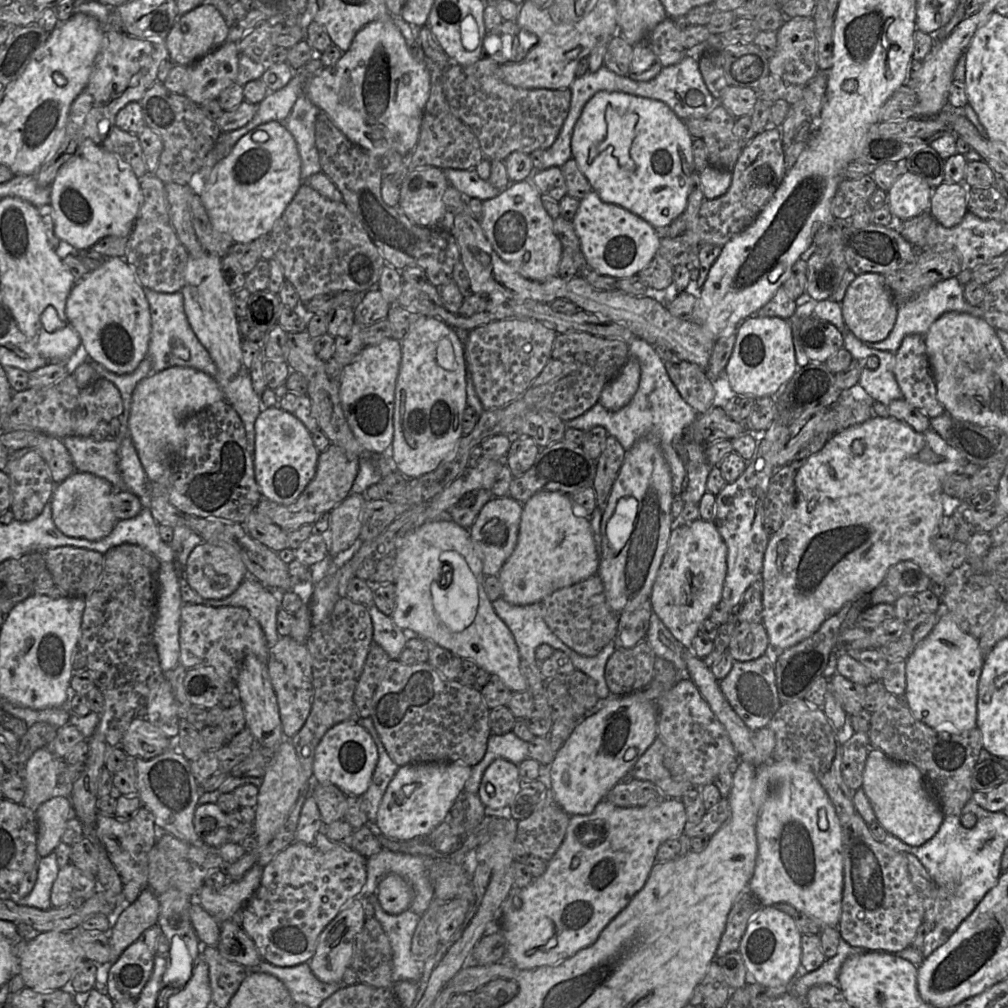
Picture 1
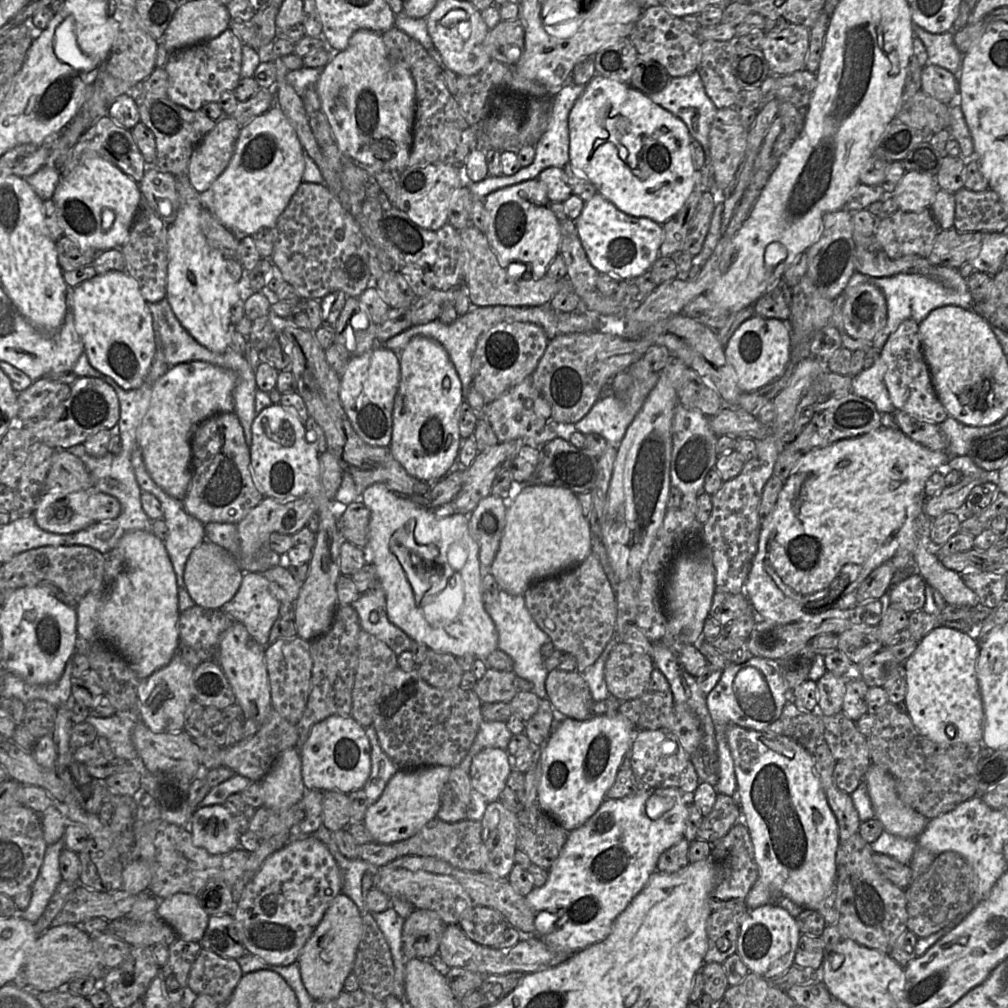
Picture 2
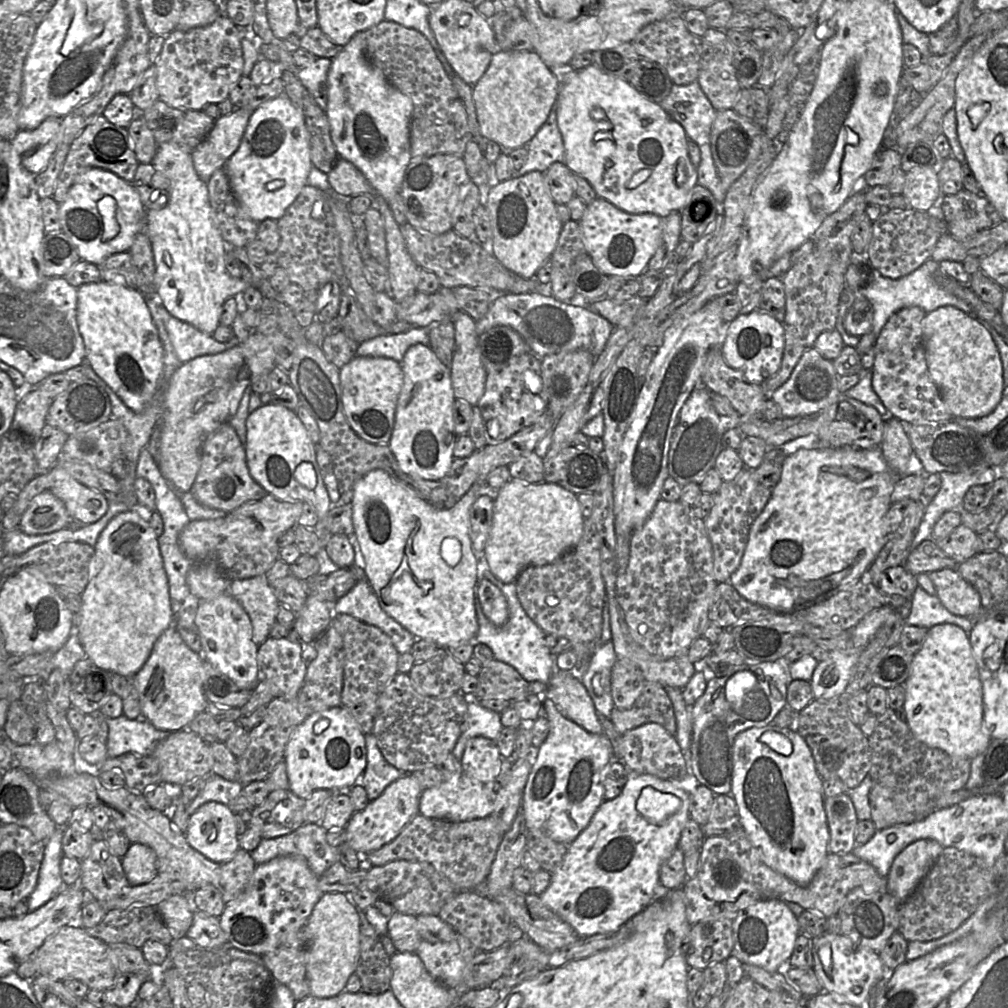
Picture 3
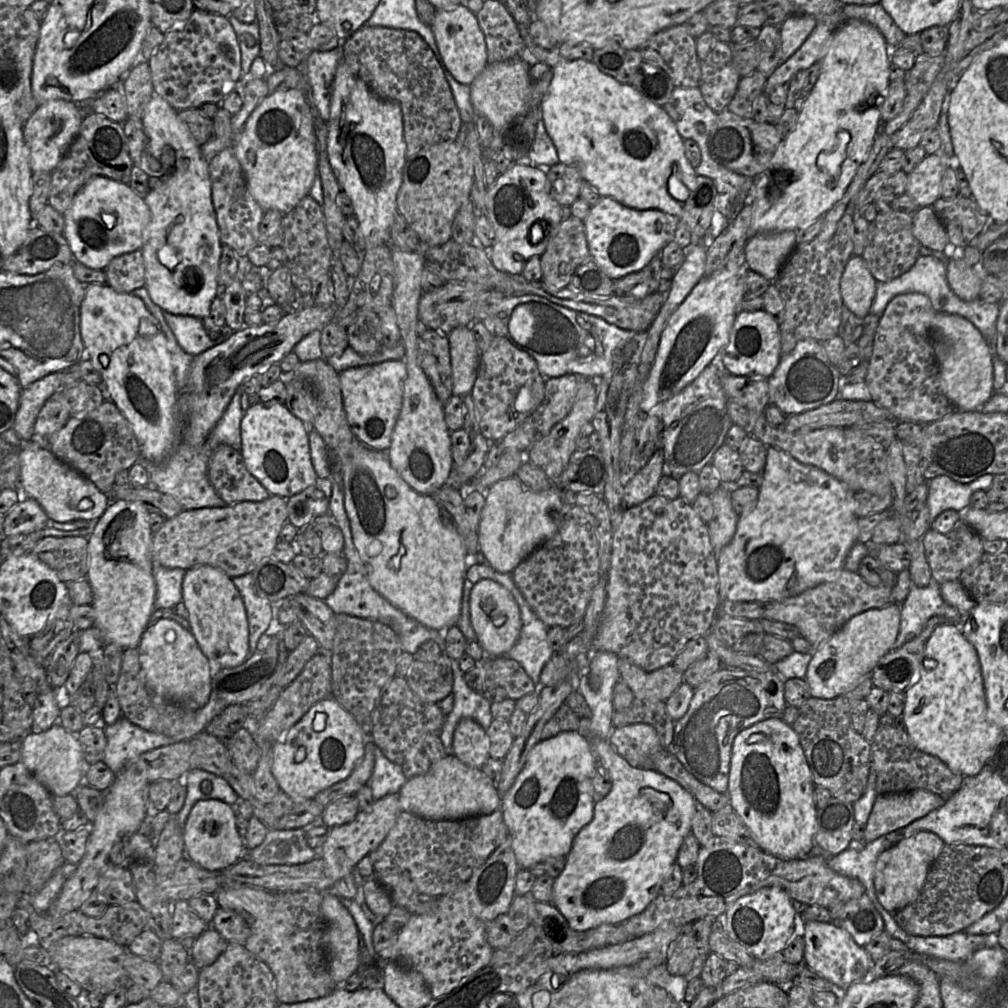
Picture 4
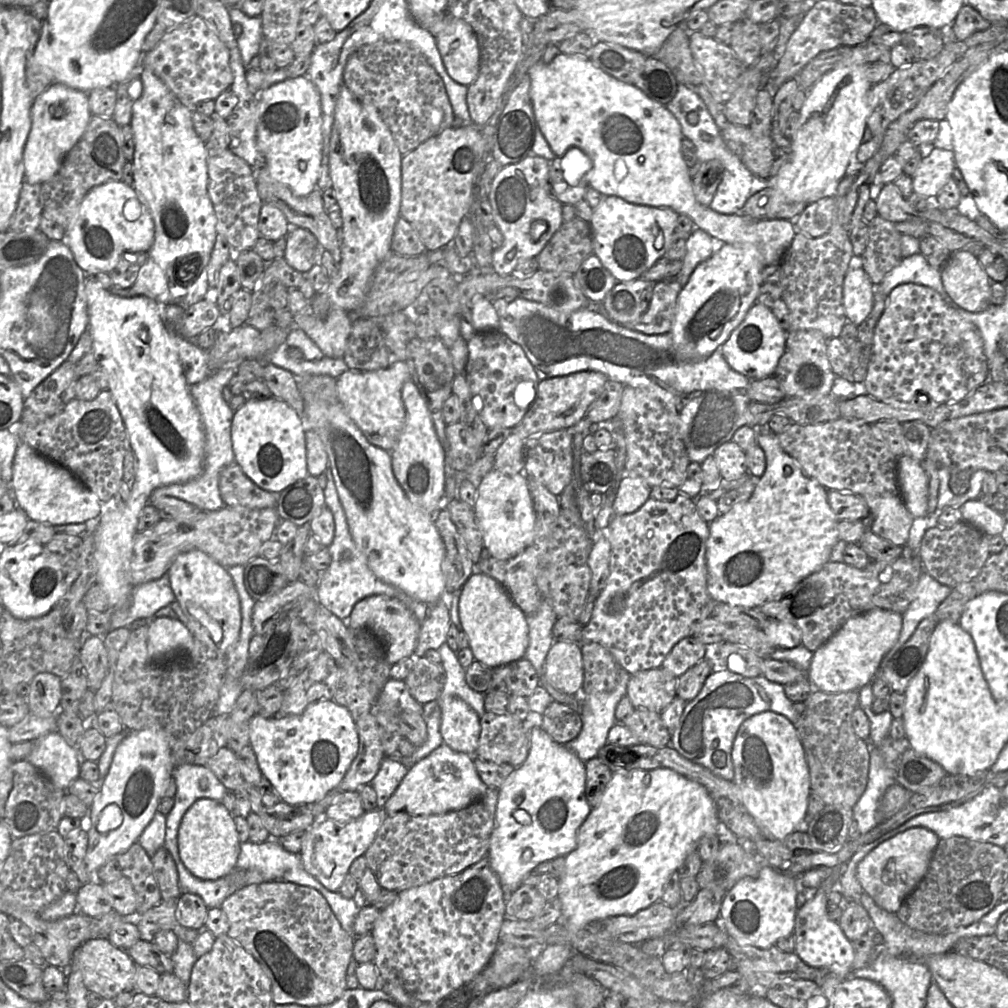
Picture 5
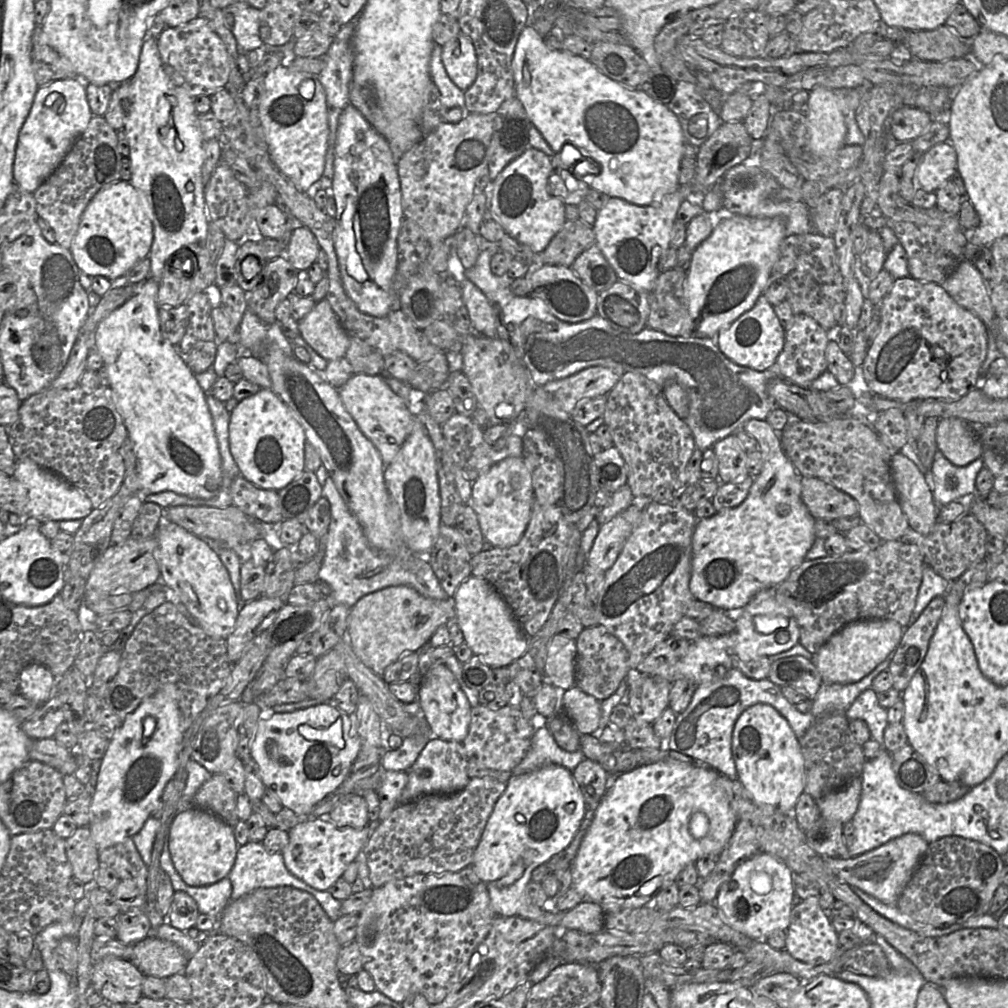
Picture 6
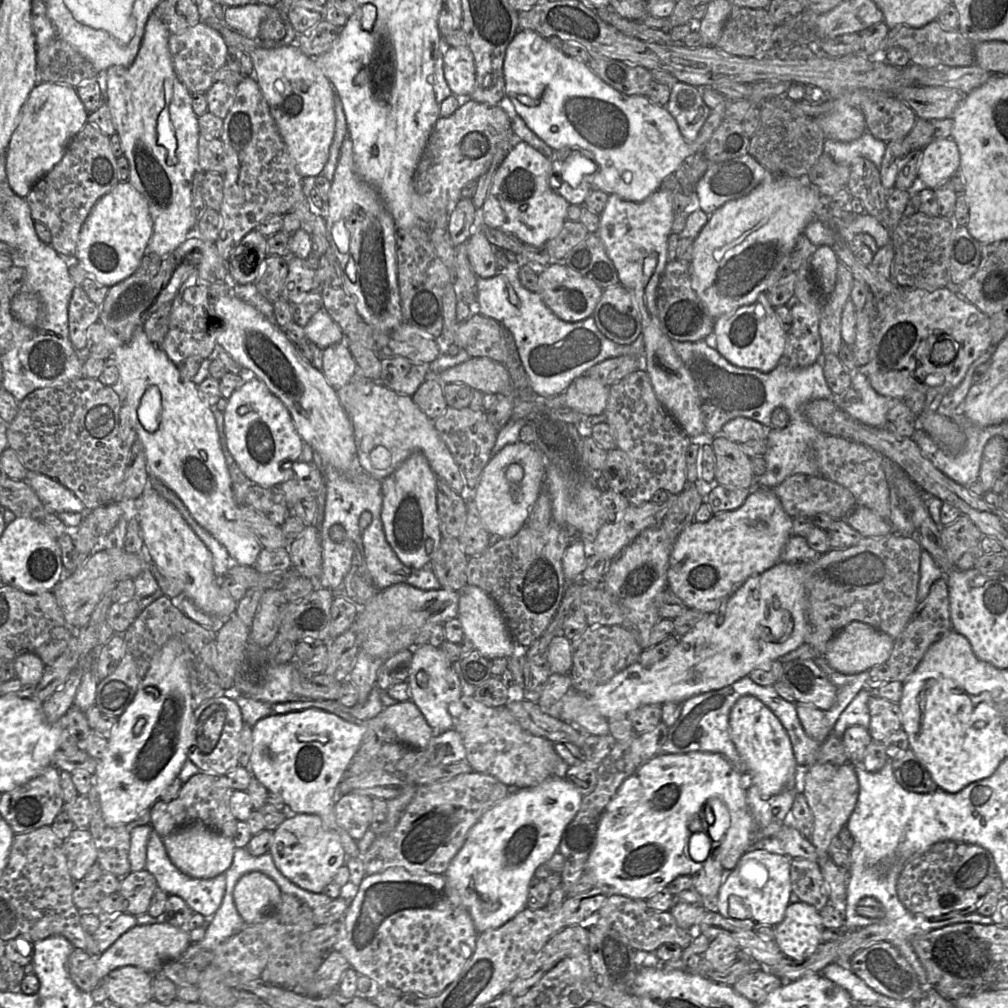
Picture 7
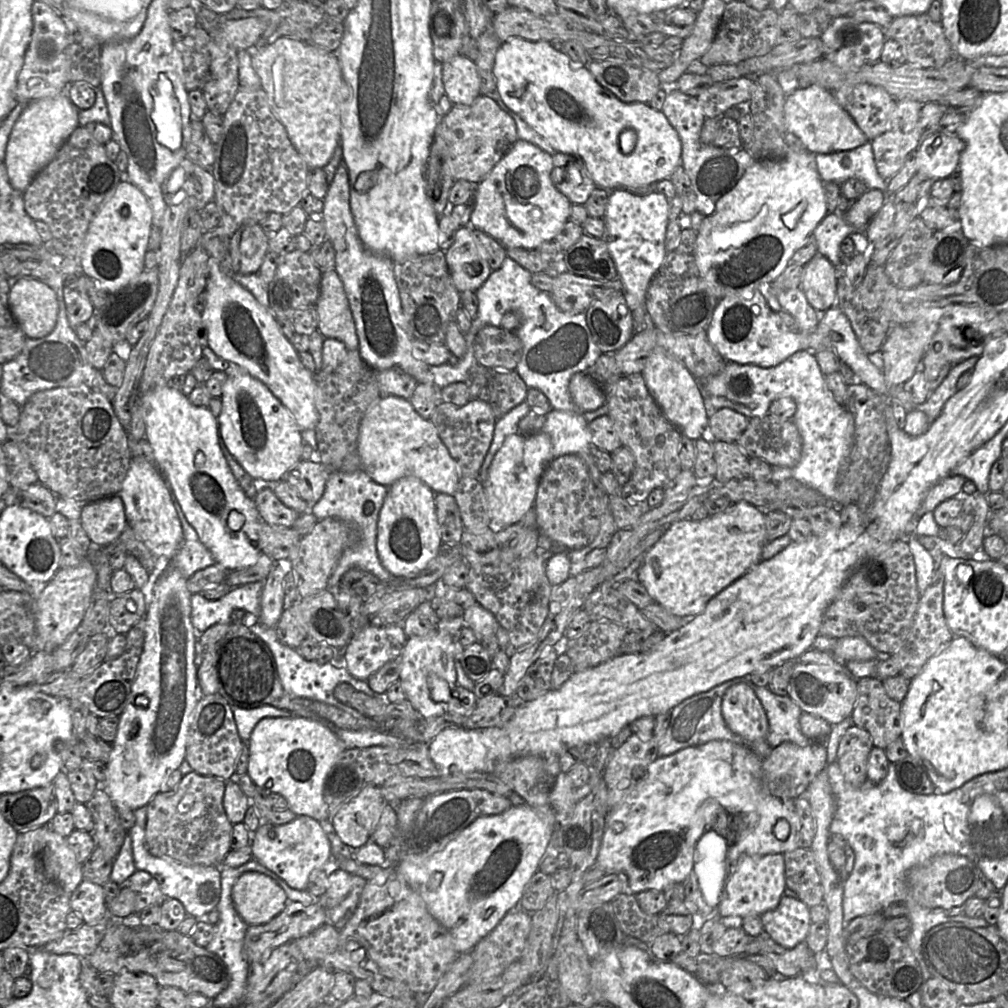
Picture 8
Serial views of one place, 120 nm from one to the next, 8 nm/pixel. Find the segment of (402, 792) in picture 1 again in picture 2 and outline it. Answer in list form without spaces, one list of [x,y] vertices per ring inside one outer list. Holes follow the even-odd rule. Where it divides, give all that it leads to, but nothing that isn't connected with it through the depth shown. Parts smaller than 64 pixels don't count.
[[[431,766],[400,769],[385,786],[380,798],[367,807],[363,825],[375,843],[391,844],[416,834],[428,821],[436,817],[441,806],[440,791],[448,782],[451,767]]]

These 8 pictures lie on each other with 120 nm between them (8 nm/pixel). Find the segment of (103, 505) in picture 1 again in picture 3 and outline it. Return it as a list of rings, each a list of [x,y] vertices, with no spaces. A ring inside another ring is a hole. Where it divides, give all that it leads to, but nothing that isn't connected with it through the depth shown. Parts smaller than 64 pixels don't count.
[[[46,490],[29,502],[18,529],[28,535],[48,534],[66,528],[71,520],[64,503]]]

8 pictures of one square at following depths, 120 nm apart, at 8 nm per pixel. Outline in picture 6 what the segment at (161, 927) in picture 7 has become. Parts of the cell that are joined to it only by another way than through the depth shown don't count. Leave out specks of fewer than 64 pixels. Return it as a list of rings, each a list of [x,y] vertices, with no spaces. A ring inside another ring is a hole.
[[[154,933],[132,944],[129,959],[145,976],[166,979],[184,972],[189,957],[174,943],[162,940]]]

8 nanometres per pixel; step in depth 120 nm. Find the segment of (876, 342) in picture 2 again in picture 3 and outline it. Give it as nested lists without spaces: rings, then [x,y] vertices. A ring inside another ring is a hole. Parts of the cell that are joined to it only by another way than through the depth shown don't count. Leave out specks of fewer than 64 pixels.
[[[929,258],[914,271],[898,279],[887,278],[878,271],[871,270],[869,282],[856,293],[857,295],[863,295],[872,304],[874,312],[872,330],[876,338],[891,315],[903,308],[916,306],[927,314],[942,306],[954,306],[968,314],[972,314],[972,309],[966,302],[950,294],[937,283],[935,276],[939,270],[961,284],[969,285],[970,283],[970,275],[964,271],[962,263],[950,260],[943,260],[938,263]]]

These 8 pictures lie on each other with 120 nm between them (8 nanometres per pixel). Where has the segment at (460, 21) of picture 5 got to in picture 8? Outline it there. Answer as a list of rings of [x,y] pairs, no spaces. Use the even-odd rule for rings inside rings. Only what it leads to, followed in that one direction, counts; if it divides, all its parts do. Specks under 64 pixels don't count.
[[[461,54],[443,63],[442,82],[453,105],[470,105],[481,95],[481,79],[476,64]]]

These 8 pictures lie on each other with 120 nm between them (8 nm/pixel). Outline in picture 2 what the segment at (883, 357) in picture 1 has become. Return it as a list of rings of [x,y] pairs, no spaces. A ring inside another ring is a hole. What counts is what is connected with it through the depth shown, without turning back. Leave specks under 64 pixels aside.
[[[876,351],[875,358],[876,361],[869,369],[862,370],[858,376],[853,378],[852,392],[874,403],[881,414],[894,414],[896,409],[884,383],[886,365],[879,351]]]

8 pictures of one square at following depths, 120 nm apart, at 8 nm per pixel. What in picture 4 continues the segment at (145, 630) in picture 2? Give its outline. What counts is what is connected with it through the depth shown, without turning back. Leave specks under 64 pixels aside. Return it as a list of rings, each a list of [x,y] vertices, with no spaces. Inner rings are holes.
[[[117,499],[108,507],[88,538],[88,571],[86,580],[92,592],[95,625],[105,643],[116,643],[123,649],[138,648],[140,639],[155,610],[156,583],[153,577],[150,512],[139,502]]]

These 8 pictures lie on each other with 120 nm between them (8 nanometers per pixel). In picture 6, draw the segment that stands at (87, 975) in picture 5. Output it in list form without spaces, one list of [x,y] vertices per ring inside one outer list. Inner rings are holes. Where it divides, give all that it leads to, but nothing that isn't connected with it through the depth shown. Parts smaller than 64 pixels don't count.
[[[106,956],[93,964],[91,985],[107,1001],[133,1004],[143,996],[144,977],[130,960]]]

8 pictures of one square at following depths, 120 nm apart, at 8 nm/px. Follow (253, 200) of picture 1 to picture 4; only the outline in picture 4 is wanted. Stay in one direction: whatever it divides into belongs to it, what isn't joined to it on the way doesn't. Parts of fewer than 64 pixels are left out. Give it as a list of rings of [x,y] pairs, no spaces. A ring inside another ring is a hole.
[[[300,88],[265,96],[248,117],[242,131],[234,134],[232,148],[242,166],[250,194],[264,211],[291,211],[309,195],[318,175],[317,139],[313,110]]]

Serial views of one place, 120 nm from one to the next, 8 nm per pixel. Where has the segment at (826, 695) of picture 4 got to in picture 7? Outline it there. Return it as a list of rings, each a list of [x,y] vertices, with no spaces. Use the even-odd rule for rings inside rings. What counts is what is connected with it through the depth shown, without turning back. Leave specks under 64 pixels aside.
[[[853,621],[831,639],[822,656],[835,670],[857,674],[886,663],[894,641],[888,634],[866,623]]]

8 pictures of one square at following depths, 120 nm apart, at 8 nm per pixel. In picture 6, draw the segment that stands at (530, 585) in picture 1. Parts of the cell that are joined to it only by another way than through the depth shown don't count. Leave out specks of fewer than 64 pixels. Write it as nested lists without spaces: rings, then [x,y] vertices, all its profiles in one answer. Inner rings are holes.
[[[510,456],[494,463],[473,482],[469,502],[477,515],[483,537],[493,547],[499,548],[519,543],[531,519],[533,503],[531,474],[522,458]]]

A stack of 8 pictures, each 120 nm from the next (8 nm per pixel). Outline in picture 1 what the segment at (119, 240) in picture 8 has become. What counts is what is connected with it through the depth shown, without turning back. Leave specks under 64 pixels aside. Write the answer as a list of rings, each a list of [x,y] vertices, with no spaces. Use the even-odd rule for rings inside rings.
[[[87,139],[59,169],[50,186],[49,204],[54,211],[56,236],[77,251],[86,251],[106,236],[129,237],[142,204],[140,179],[119,156]]]

